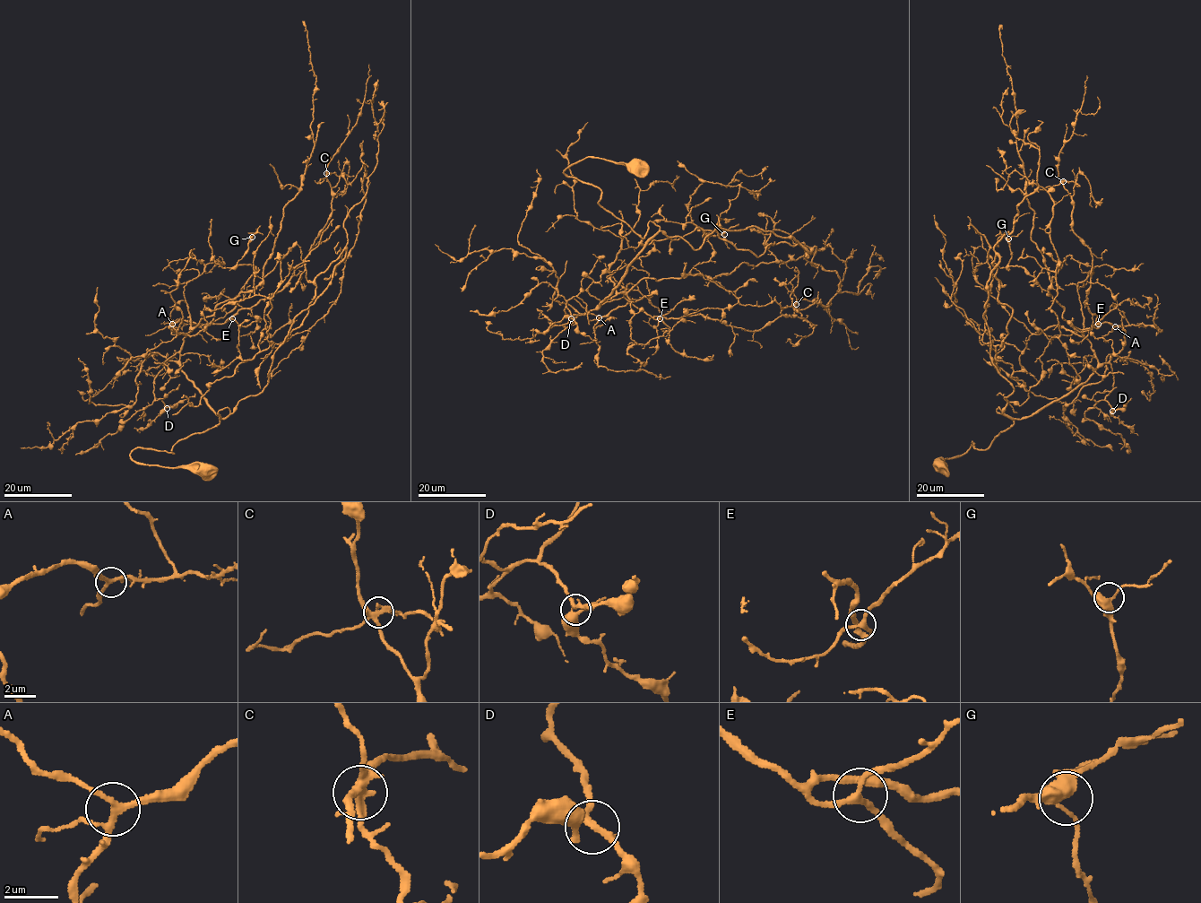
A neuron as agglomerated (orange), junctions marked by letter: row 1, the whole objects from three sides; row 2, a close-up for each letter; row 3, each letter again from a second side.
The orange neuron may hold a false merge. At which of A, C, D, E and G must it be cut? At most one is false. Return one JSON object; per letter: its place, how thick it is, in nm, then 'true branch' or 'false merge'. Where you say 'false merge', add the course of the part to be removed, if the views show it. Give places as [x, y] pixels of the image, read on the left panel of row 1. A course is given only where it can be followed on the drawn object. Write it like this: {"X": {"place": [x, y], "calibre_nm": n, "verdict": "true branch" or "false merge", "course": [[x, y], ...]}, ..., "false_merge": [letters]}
{"A": {"place": [172, 324], "calibre_nm": 220, "verdict": "true branch"}, "C": {"place": [326, 173], "calibre_nm": 280, "verdict": "false merge"}, "D": {"place": [167, 408], "calibre_nm": 200, "verdict": "true branch"}, "E": {"place": [232, 318], "calibre_nm": 240, "verdict": "true branch"}, "G": {"place": [252, 237], "calibre_nm": 420, "verdict": "true branch"}, "false_merge": ["C"]}

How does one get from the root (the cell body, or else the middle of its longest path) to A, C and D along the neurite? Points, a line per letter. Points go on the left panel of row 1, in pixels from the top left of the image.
A: (203, 470), (131, 456), (174, 453), (229, 412), (181, 369), (198, 326), (172, 324)
C: (203, 470), (130, 453), (174, 453), (228, 414), (181, 369), (183, 339), (282, 289), (332, 212), (326, 173)
D: (203, 470), (131, 456), (138, 447), (174, 453), (229, 412), (217, 414), (173, 360), (154, 379), (167, 408)

